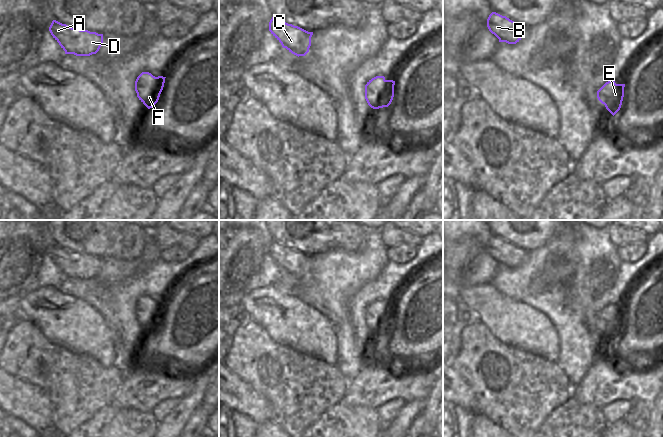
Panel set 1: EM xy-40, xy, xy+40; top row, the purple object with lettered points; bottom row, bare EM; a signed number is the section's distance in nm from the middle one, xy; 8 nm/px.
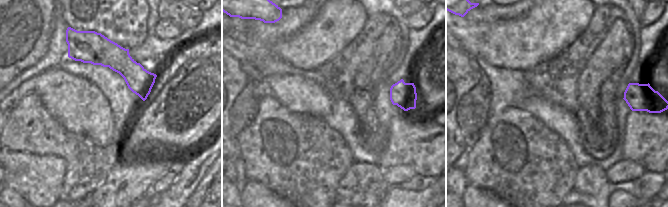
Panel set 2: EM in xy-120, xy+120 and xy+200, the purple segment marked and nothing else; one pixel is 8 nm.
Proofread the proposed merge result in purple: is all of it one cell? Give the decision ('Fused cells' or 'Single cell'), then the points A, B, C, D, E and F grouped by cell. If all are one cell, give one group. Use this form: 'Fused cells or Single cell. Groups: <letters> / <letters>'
Single cell. Groups: A B C D E F

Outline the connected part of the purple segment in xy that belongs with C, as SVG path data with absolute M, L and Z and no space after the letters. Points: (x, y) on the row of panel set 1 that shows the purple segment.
M276 17L269 22L269 31L281 43L283 48L296 56L305 56L311 46L313 32L288 24Z

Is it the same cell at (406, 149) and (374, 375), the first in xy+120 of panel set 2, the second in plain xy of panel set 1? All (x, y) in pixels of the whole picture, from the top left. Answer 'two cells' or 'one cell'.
one cell

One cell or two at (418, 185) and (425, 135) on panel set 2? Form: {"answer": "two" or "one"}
{"answer": "two"}

